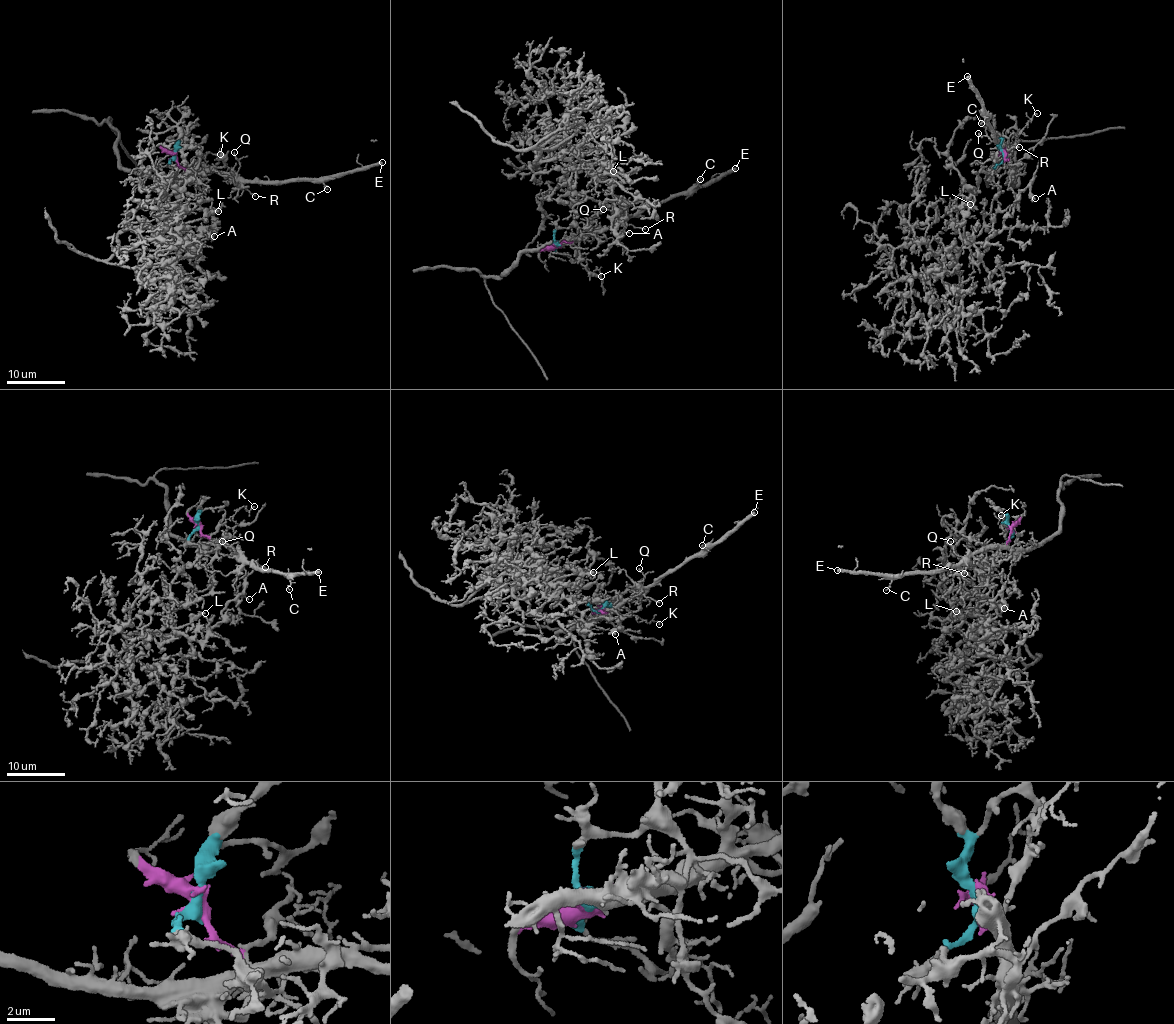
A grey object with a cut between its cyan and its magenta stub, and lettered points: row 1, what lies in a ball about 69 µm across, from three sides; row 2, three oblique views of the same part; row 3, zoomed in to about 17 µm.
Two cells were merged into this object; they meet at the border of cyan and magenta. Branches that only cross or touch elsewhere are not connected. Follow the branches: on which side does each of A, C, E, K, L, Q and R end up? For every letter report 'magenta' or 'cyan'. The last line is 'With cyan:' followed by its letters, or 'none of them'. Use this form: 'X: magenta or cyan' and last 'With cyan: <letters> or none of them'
A: cyan
C: magenta
E: magenta
K: magenta
L: cyan
Q: magenta
R: magenta
With cyan: A, L

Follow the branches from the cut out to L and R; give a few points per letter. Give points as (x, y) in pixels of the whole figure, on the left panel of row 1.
L: (174, 156), (169, 164), (194, 173), (172, 179), (183, 175), (169, 198), (173, 219), (203, 220), (218, 210)
R: (174, 156), (189, 171), (209, 170), (226, 175), (255, 196)

